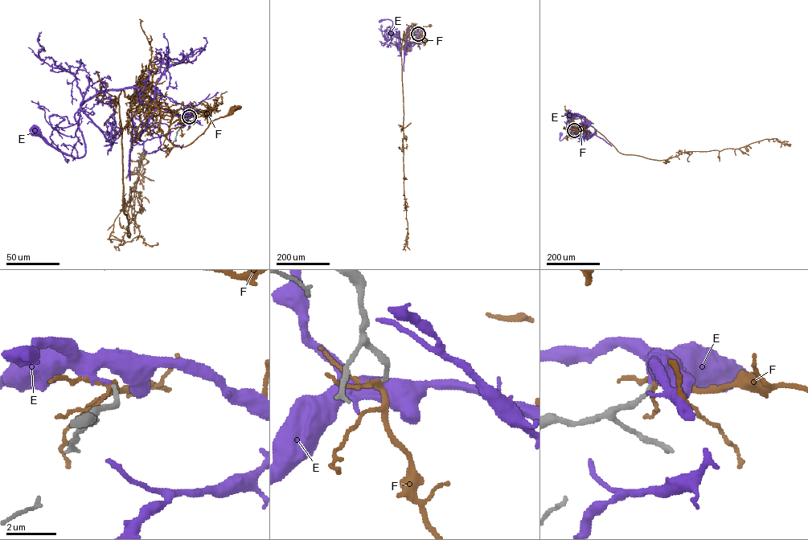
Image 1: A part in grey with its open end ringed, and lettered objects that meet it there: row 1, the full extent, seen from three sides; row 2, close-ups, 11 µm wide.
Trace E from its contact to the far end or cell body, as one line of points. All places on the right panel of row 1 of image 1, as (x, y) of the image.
E: (574, 130), (580, 123), (559, 141), (561, 133)

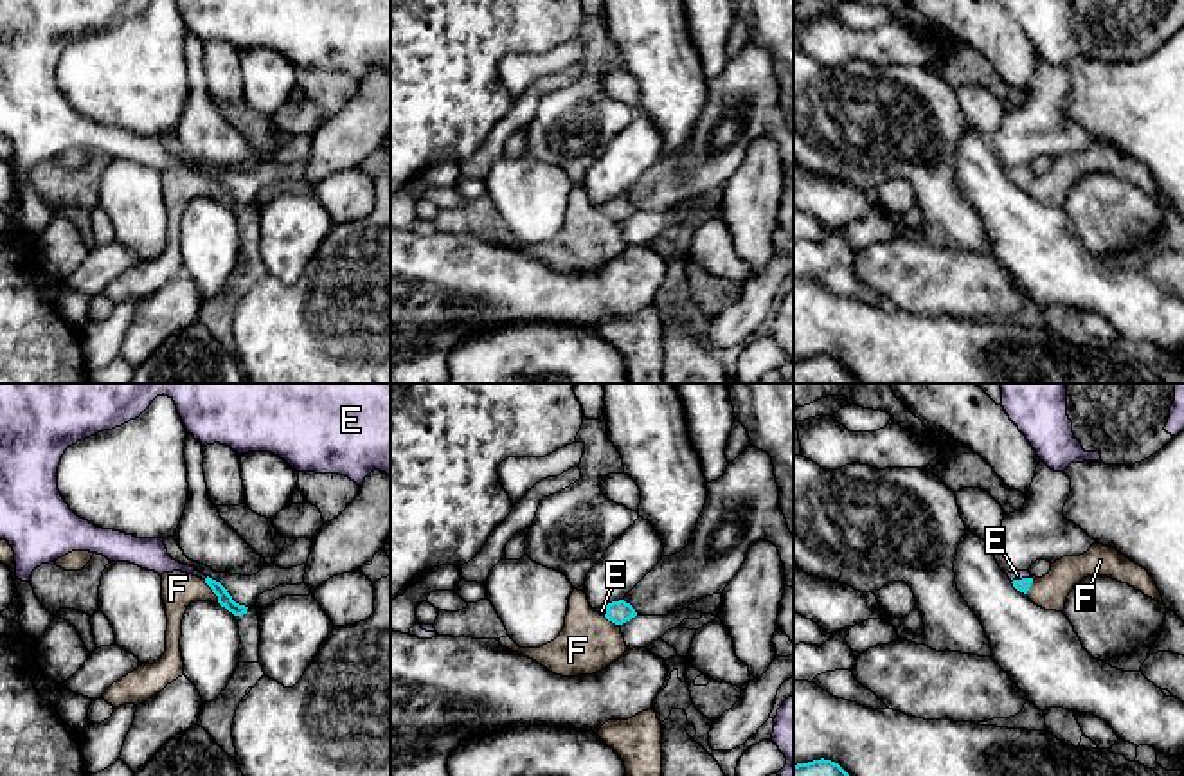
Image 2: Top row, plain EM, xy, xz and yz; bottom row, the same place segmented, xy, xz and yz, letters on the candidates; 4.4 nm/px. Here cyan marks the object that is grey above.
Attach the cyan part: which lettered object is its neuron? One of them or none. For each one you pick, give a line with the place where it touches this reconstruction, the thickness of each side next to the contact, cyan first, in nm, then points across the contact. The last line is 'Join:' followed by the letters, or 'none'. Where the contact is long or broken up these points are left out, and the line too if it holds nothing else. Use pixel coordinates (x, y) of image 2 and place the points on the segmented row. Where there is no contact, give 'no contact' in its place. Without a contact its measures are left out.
E: meets cyan in yz at (1022, 578); 60 nm thick on the cyan side, 50 nm on the other; runs through yz (1024, 584), (1022, 578), (1017, 575)
Join: E

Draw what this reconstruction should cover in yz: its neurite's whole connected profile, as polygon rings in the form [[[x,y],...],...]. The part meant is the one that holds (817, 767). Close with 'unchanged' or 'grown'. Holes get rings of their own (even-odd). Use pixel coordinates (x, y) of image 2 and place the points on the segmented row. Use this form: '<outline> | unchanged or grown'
[[[813,760],[794,765],[794,776],[849,776],[839,763],[831,760]]] | unchanged

